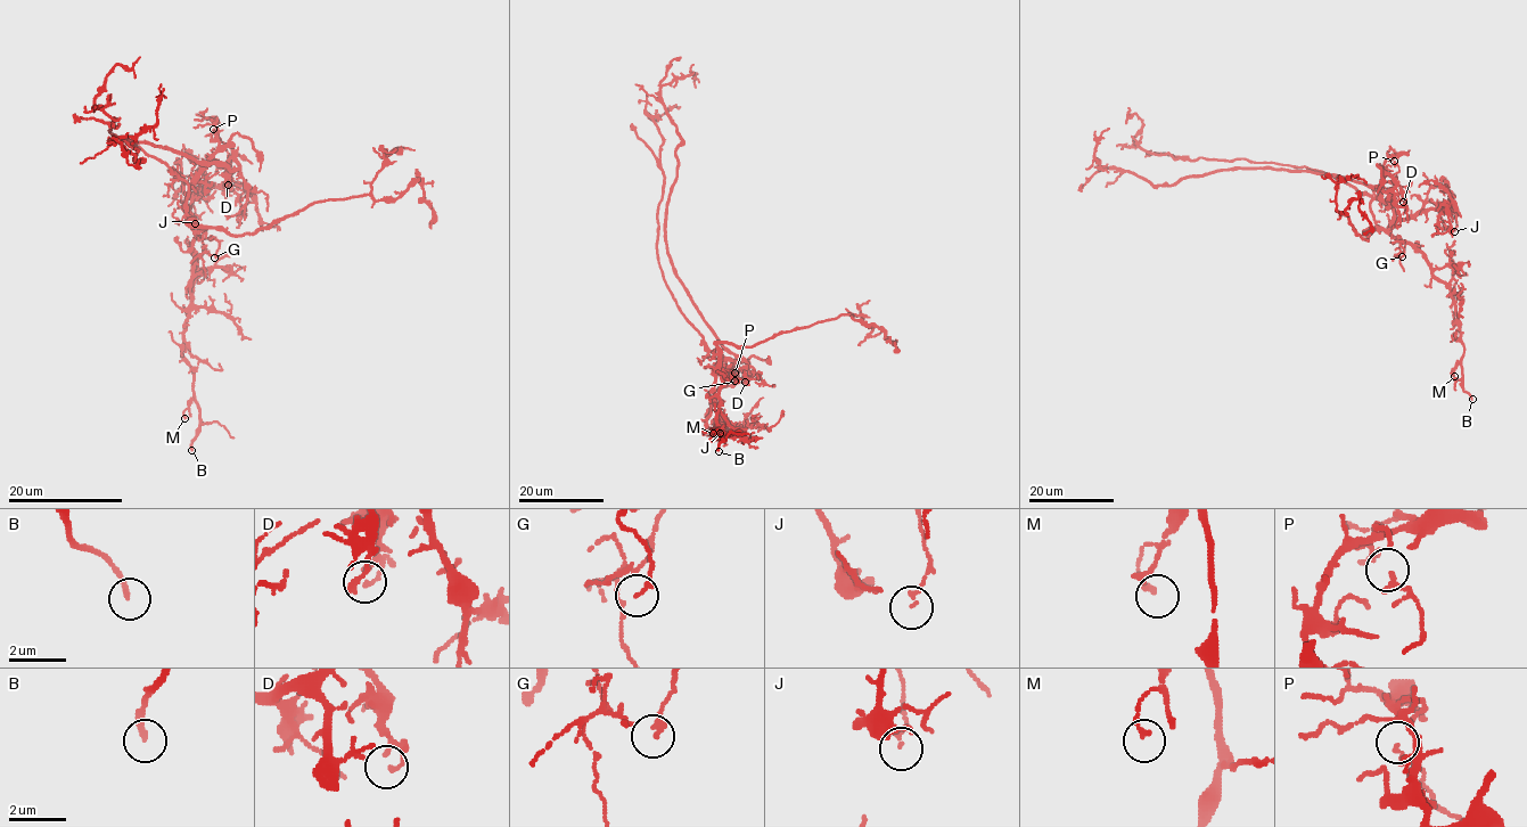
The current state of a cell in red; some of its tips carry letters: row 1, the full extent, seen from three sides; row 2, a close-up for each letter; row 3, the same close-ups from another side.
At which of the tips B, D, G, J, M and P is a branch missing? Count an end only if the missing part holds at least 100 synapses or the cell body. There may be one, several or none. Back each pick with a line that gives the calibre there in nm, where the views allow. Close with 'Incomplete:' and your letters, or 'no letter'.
B: calibre 200 nm
Incomplete: B

